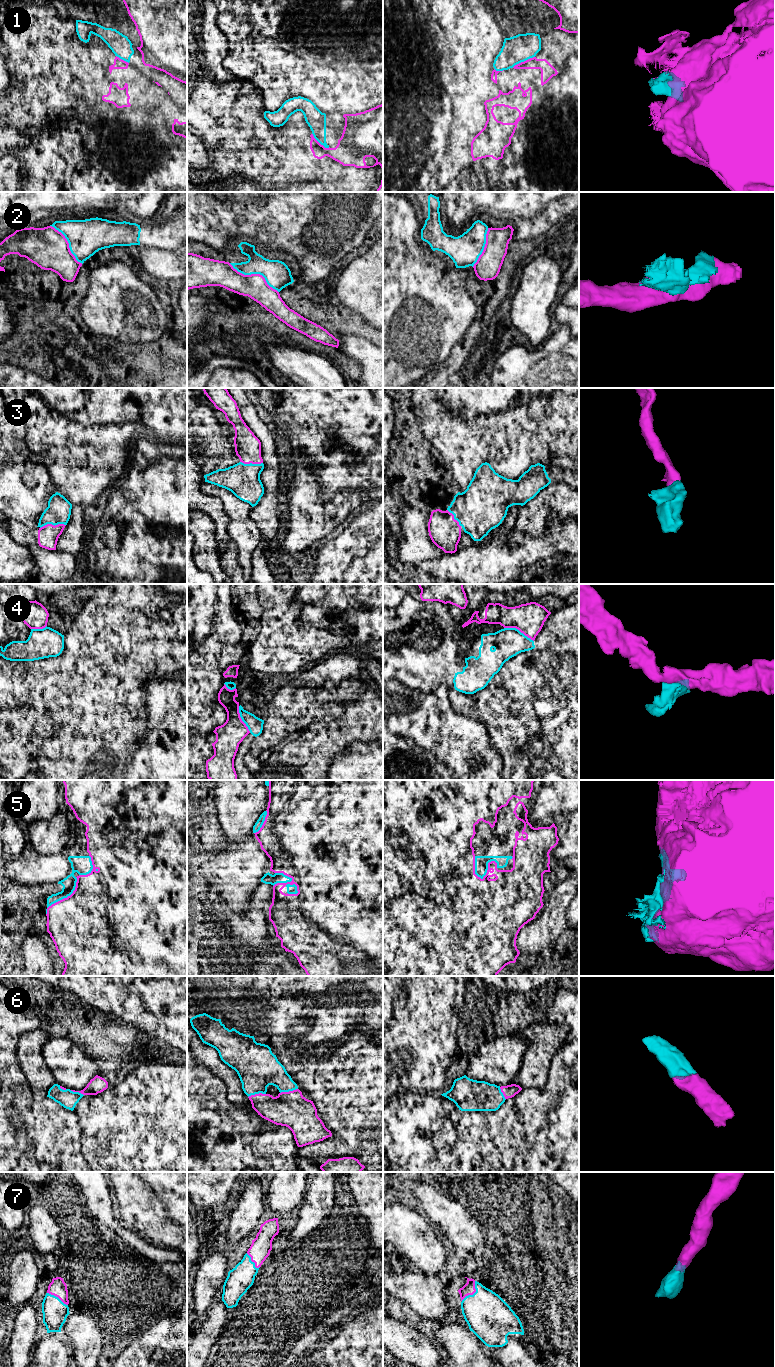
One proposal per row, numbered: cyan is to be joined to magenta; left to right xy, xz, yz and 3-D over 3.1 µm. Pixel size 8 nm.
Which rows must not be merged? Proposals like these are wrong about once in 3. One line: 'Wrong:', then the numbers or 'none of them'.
Wrong: 1, 2, 4

